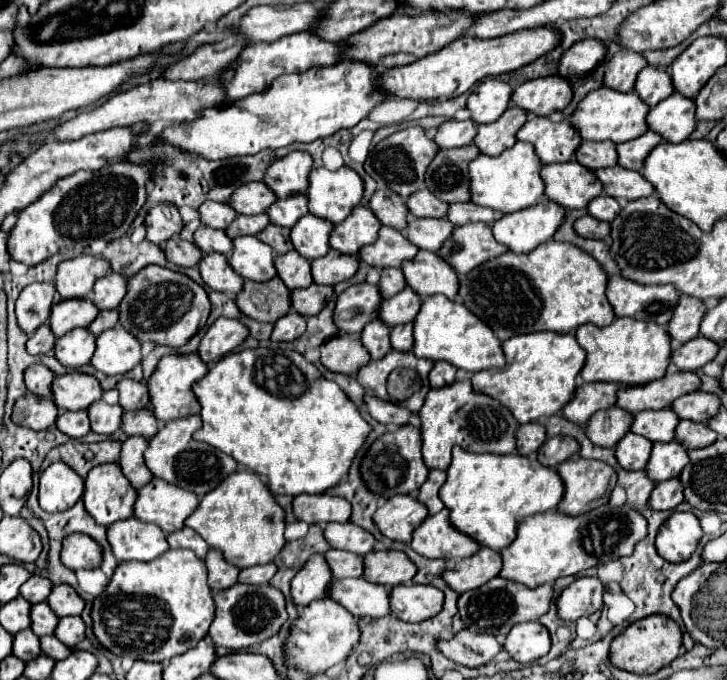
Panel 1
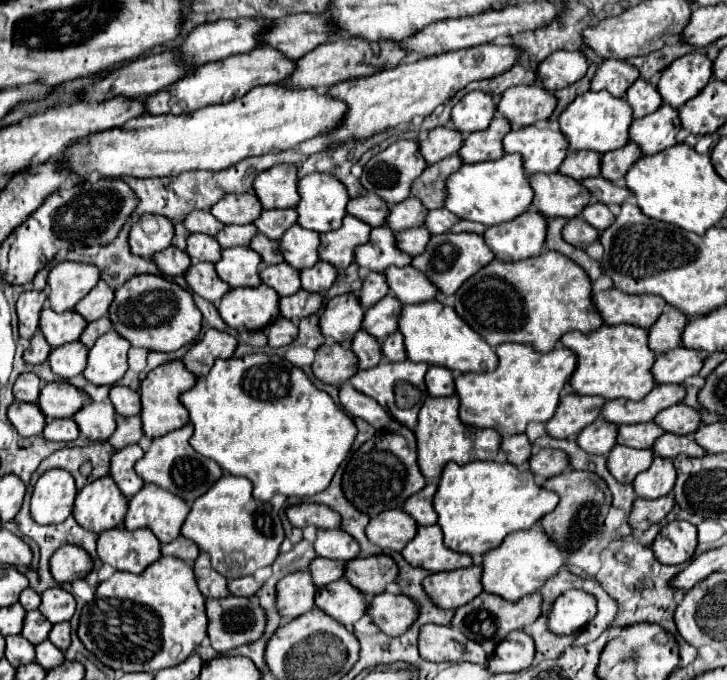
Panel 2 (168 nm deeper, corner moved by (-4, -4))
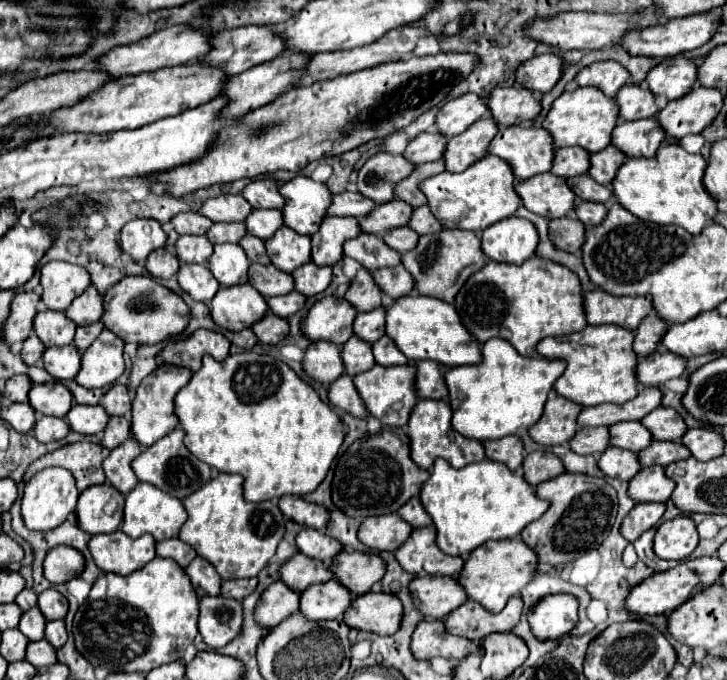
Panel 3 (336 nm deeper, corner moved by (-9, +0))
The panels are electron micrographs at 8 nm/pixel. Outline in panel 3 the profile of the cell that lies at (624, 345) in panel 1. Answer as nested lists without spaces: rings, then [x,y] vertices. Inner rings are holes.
[[[613,324],[607,326],[587,326],[581,332],[567,336],[551,336],[543,338],[537,346],[537,352],[545,358],[563,358],[567,360],[567,368],[563,376],[555,382],[555,390],[583,406],[597,404],[625,404],[639,394],[639,380],[635,376],[635,352],[631,348],[635,332],[627,328],[619,328]]]

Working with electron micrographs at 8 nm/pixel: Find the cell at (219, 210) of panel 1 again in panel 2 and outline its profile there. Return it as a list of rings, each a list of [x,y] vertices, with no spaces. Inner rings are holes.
[[[194,210],[184,218],[184,228],[190,234],[202,232],[208,236],[216,236],[224,228],[224,224],[218,224],[218,220],[214,220],[214,216],[210,216],[210,212],[206,210]]]

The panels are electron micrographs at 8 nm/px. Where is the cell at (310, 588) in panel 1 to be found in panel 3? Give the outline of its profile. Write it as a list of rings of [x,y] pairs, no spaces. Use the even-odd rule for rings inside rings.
[[[275,582],[271,584],[257,602],[255,618],[263,626],[277,626],[287,616],[299,610],[299,592],[287,588],[287,584]]]

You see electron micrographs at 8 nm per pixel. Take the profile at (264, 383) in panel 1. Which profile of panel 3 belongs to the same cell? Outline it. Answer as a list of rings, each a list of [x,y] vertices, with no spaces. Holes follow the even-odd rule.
[[[259,352],[229,354],[221,362],[205,356],[201,370],[197,370],[189,384],[175,396],[175,412],[181,428],[185,430],[187,448],[199,460],[221,472],[241,474],[245,478],[245,500],[249,502],[313,492],[325,480],[331,462],[345,440],[345,430],[337,412],[325,404],[319,394],[285,362]]]

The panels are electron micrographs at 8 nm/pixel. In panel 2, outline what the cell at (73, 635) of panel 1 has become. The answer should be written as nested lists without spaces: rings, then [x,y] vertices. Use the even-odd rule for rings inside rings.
[[[60,622],[60,624],[54,624],[50,634],[48,634],[48,640],[58,648],[58,650],[66,650],[70,646],[70,624],[68,622]]]

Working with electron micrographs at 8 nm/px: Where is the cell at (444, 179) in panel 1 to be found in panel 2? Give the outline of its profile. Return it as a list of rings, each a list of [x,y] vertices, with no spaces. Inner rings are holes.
[[[456,154],[444,158],[436,164],[426,166],[422,176],[418,176],[418,180],[414,180],[414,184],[410,188],[410,196],[418,198],[424,204],[424,208],[428,208],[428,210],[442,208],[444,180],[446,180],[446,176],[454,174],[460,166],[462,166],[462,160],[458,160]]]

